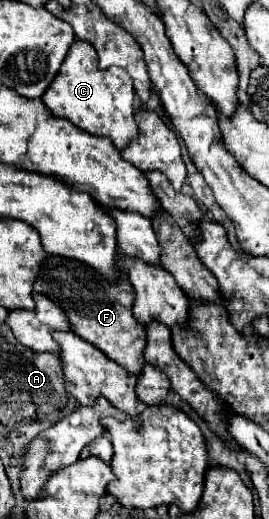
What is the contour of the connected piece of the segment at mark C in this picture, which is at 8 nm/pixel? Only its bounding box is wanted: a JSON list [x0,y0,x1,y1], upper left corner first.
[43,40,137,150]

